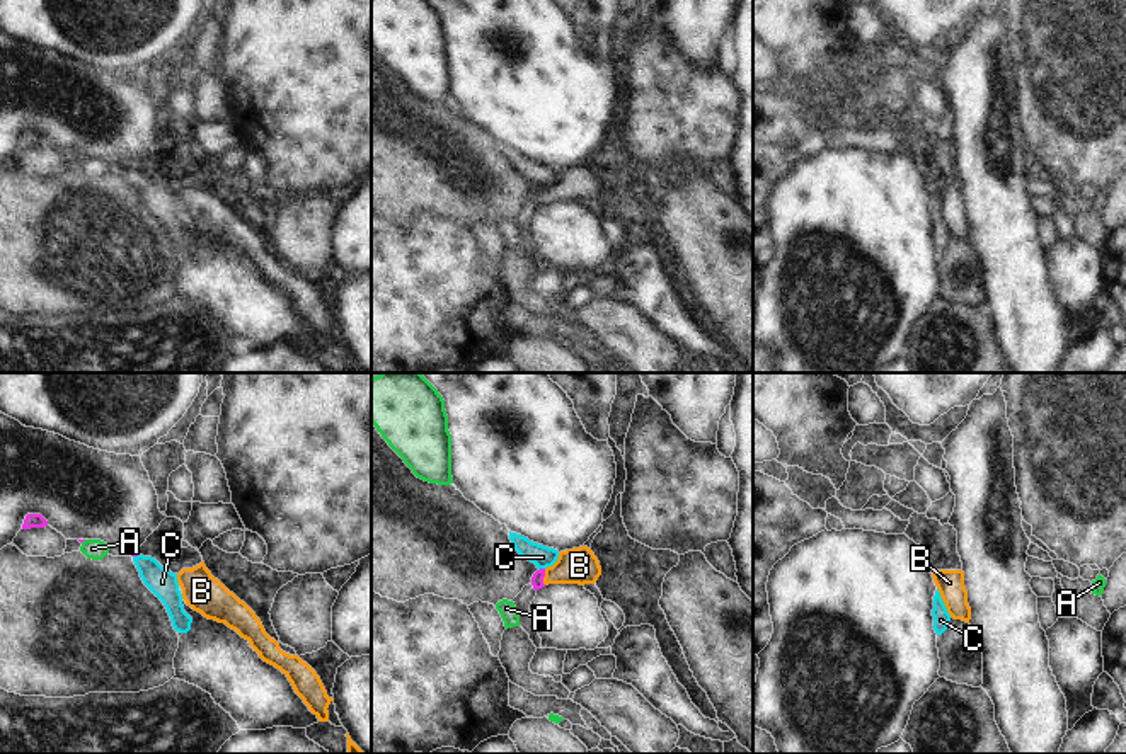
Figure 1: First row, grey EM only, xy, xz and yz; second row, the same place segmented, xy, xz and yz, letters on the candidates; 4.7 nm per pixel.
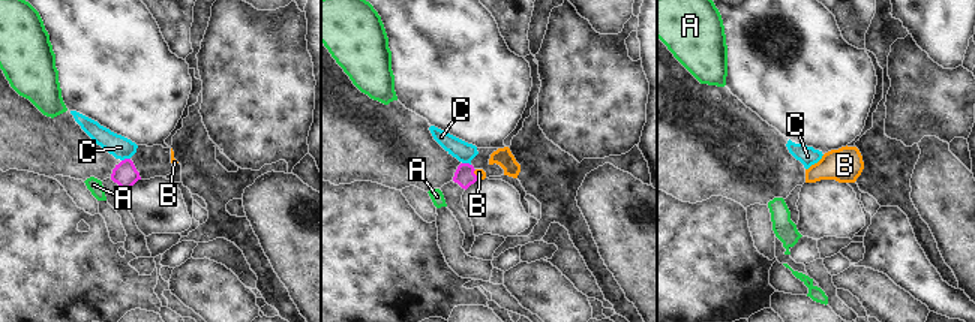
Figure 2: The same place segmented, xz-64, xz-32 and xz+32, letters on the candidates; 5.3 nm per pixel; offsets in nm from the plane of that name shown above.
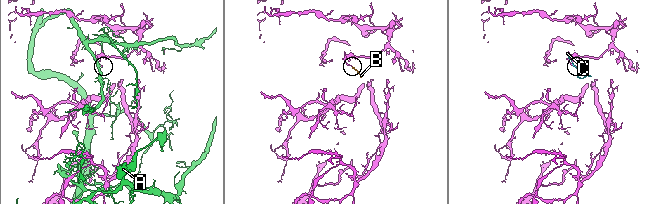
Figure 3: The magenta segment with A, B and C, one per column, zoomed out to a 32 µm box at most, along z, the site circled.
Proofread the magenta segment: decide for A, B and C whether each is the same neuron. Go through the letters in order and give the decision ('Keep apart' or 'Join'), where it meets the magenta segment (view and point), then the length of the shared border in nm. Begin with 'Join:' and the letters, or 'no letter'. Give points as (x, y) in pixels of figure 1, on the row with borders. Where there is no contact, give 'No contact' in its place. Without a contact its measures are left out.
Join: B
A: Keep apart. Touches magenta at xy (82, 540). Shared border 30 nm
B: Join. Touches magenta at xz (544, 576). Shared border 80 nm
C: Keep apart. Touches magenta at xz (540, 569). Shared border 40 nm.

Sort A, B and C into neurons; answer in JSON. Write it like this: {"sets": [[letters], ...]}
{"sets": [["A"], ["B"], ["C"]]}

